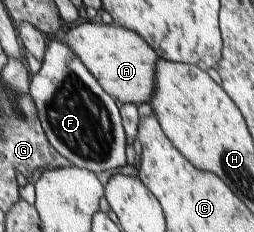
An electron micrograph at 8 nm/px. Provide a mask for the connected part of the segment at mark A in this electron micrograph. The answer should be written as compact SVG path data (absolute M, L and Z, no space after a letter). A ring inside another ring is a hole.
M82 19L66 34L65 44L81 60L110 97L120 103L149 103L153 97L157 53L137 33L106 25L98 20Z

